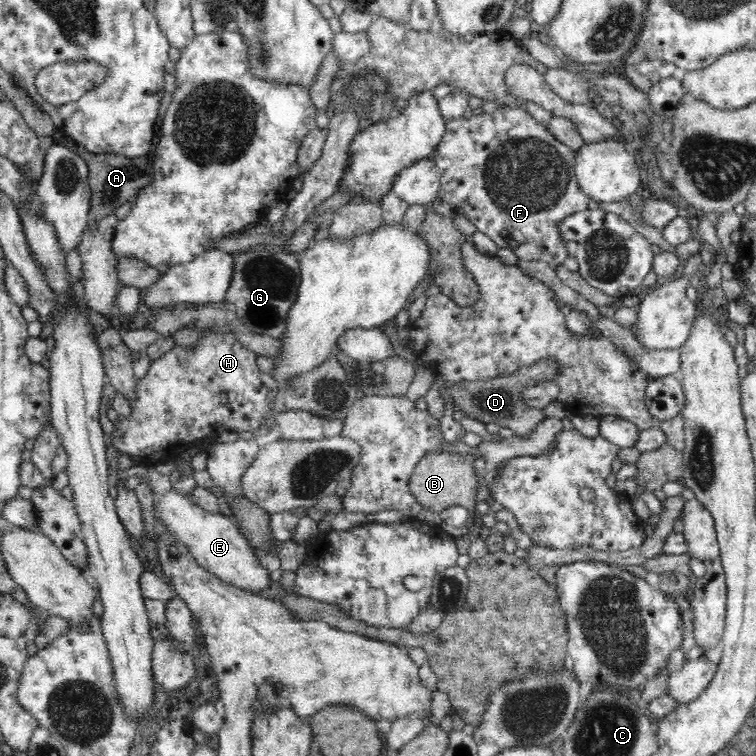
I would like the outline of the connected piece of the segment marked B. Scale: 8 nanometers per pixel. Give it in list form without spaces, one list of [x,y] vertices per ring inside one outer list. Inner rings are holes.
[[[431,452],[417,464],[411,476],[410,489],[418,503],[438,514],[450,506],[462,506],[474,510],[478,494],[478,472],[474,454],[450,454],[448,452]]]

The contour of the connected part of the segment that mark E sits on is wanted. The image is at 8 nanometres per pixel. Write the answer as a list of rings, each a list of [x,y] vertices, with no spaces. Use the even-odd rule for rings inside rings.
[[[173,489],[161,497],[156,497],[156,500],[160,504],[156,504],[155,516],[188,546],[197,564],[216,574],[226,584],[241,589],[250,588],[250,592],[258,592],[258,595],[263,596],[278,593],[275,591],[276,583],[272,580],[272,574],[258,562],[259,555],[254,551],[254,545],[230,516],[204,510],[194,504],[190,496],[182,495]]]

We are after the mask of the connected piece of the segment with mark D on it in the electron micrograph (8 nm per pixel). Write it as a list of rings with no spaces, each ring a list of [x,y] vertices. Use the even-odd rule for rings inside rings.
[[[551,358],[536,362],[532,366],[526,366],[517,373],[506,377],[494,378],[494,380],[482,380],[481,382],[464,382],[461,386],[454,386],[446,390],[454,399],[453,404],[457,406],[470,419],[482,423],[496,423],[500,427],[511,429],[516,437],[530,439],[539,430],[540,421],[547,418],[544,411],[530,408],[521,400],[521,392],[525,386],[535,383],[540,379],[551,379],[558,374],[558,366]]]

